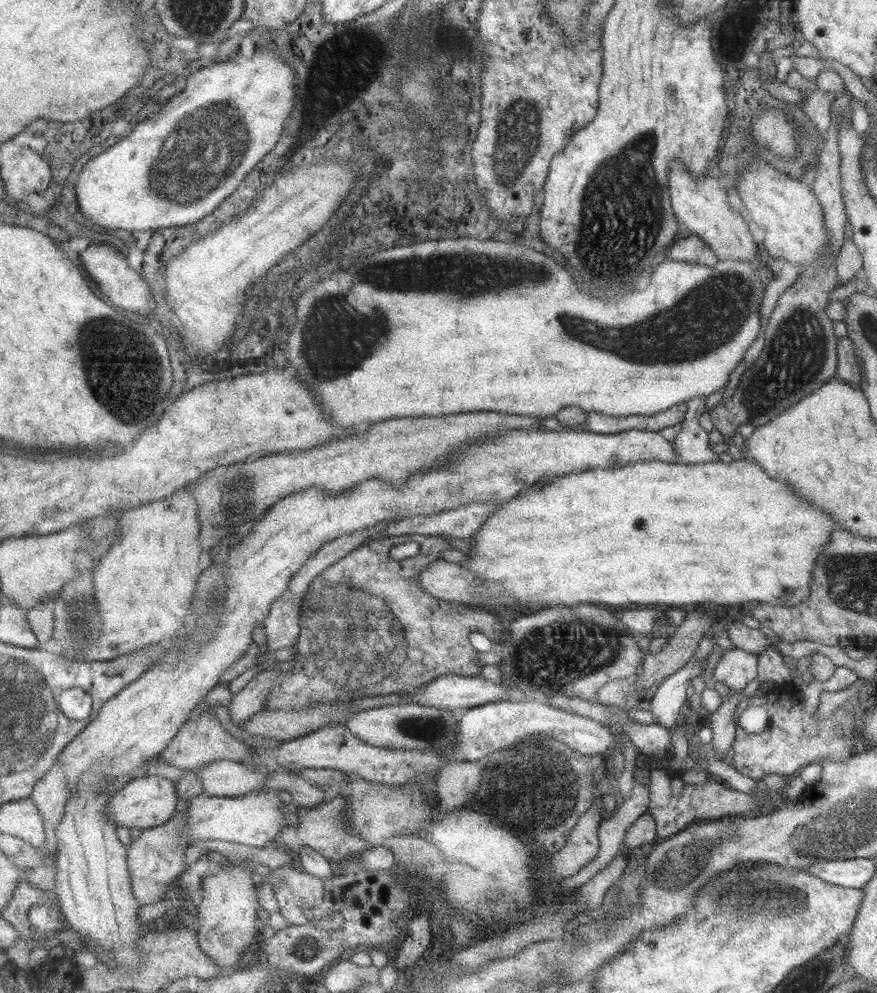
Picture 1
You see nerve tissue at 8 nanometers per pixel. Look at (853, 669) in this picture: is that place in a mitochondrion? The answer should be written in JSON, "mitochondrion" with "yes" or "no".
{"mitochondrion":"no"}

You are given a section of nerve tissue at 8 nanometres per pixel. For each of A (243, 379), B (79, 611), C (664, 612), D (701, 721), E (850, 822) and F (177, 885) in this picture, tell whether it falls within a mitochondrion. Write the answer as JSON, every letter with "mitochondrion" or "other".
{"A":"other","B":"mitochondrion","C":"other","D":"other","E":"mitochondrion","F":"other"}

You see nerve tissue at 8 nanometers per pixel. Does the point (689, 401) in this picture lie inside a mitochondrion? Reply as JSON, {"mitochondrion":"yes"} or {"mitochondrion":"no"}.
{"mitochondrion":"no"}

